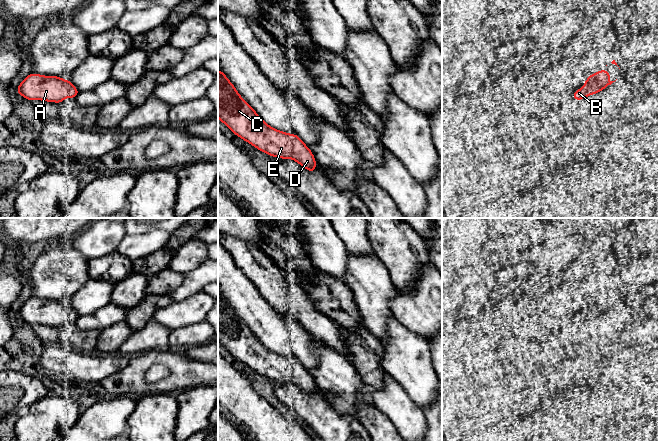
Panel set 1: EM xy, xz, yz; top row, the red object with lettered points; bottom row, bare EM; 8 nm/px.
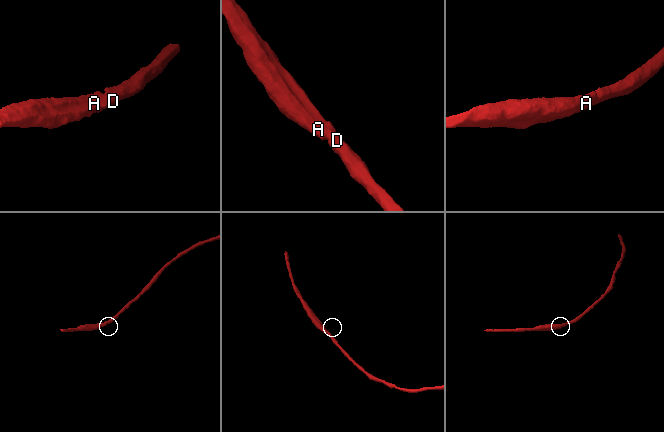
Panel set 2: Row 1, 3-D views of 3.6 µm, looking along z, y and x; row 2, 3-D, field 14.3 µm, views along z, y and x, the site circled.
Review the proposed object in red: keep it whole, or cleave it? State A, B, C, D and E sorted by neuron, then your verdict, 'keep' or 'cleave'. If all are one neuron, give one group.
A B C D E; keep

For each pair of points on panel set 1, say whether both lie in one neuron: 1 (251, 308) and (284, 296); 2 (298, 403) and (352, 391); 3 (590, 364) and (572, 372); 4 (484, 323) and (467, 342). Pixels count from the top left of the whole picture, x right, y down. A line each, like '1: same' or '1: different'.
1: different
2: different
3: same
4: different

